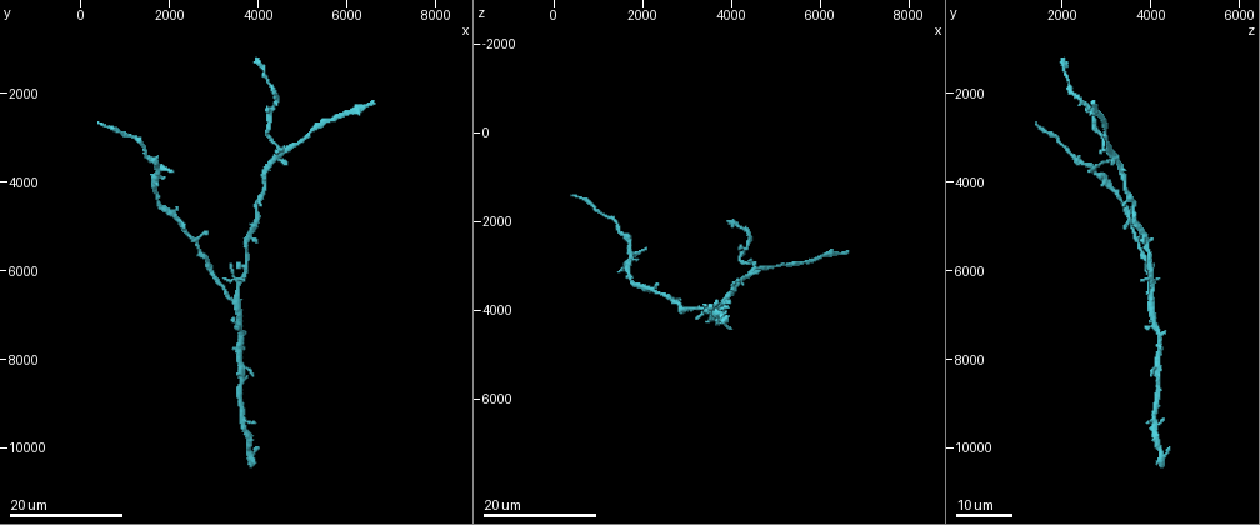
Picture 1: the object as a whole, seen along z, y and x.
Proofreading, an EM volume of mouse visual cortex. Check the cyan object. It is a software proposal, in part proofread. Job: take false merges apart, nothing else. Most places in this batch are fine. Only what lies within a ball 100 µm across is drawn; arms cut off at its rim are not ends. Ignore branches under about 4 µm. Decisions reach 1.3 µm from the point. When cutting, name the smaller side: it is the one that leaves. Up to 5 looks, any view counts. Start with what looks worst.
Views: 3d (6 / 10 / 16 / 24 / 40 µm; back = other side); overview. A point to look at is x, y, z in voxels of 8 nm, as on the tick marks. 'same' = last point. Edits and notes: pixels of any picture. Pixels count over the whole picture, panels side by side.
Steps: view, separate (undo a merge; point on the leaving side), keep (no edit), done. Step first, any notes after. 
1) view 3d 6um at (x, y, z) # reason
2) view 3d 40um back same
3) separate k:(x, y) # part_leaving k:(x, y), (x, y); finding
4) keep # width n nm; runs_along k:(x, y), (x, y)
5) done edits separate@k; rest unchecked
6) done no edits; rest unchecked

view 3d 24um at (3650, 6250, 4000) # looks like a crossing

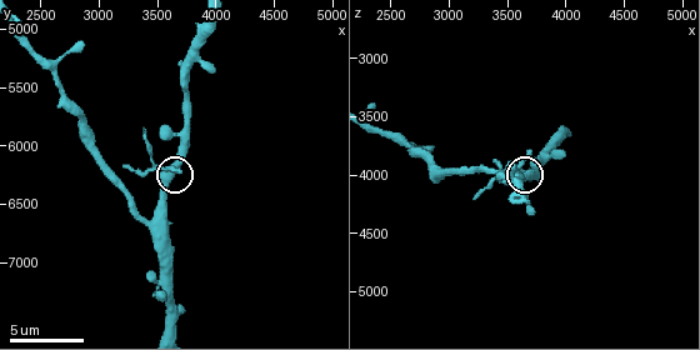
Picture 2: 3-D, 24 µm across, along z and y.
view 3d 6um same # zoom in

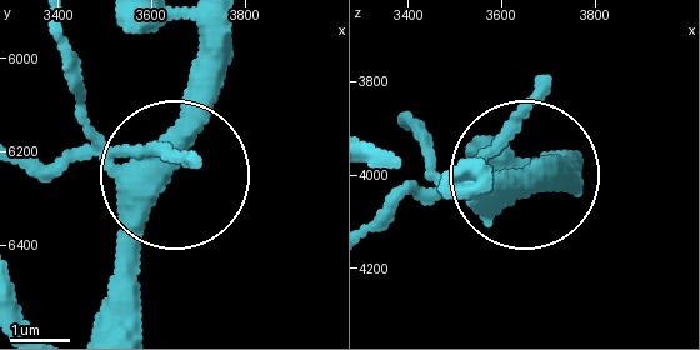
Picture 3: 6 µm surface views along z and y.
keep # arms 5; runs_along 3:(136, 284), (136, 230), (171, 175), (121, 155), (76, 100); one cell here

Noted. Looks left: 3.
view 3d 24um at (1800, 3750, 2700) # looks like a crossing

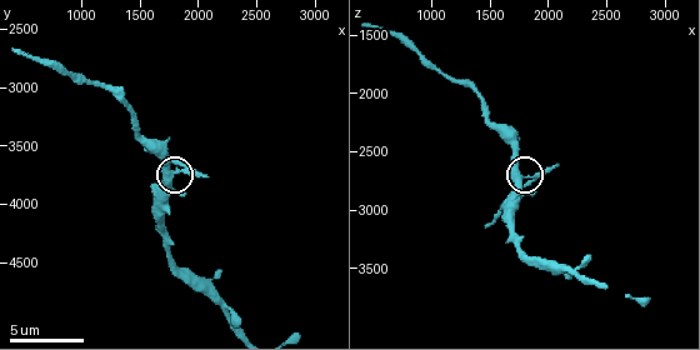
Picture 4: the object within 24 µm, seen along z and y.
view 3d 10um at (1740, 3740, 2700)

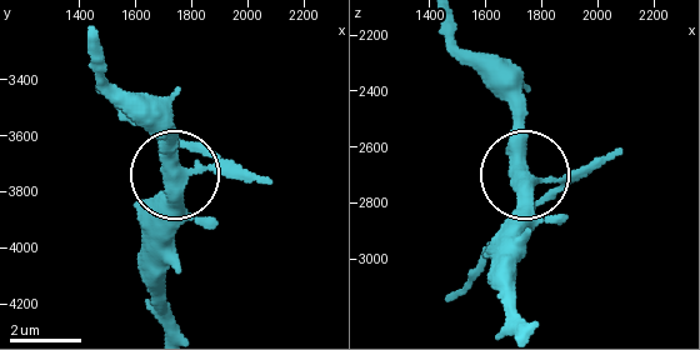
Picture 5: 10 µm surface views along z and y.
keep # arms 4; continuous, no second cell

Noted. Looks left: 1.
view 3d 10um at (980, 2940, 1760) # thick turns thin

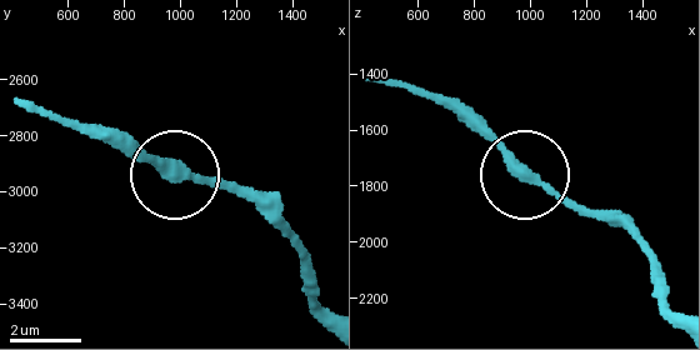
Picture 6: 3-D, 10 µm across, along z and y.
keep # runs_along 6:(325, 310), (271, 220), (164, 173), (123, 134); one cell here

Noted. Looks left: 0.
done no edits; rest unchecked

